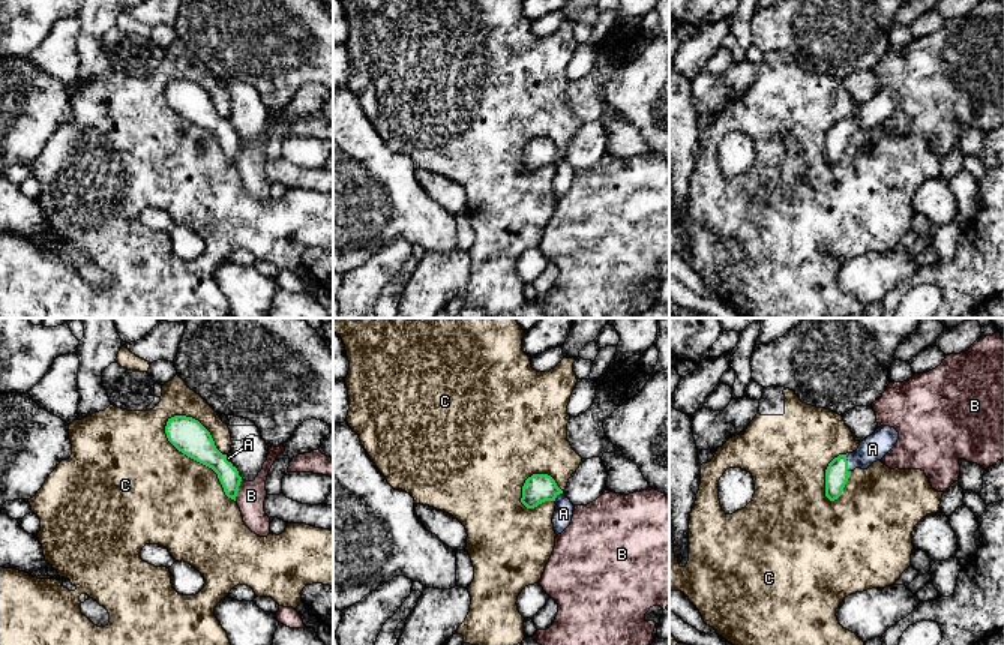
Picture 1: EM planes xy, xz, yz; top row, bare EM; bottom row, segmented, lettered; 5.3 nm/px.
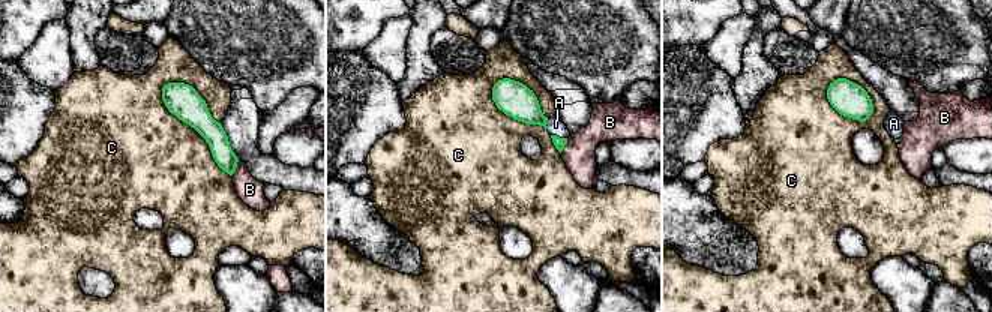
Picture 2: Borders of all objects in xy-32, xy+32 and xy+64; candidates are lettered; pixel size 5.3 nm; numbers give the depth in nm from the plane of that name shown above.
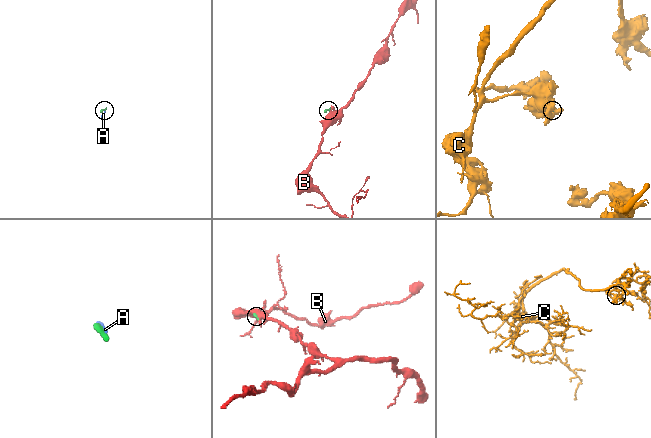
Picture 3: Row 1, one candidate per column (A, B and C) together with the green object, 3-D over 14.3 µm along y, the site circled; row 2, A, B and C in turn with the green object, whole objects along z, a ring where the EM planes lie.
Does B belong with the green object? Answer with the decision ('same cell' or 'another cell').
another cell

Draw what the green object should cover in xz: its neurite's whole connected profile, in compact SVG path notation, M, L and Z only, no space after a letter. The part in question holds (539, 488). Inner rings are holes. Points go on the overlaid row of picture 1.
M533 474L522 486L521 502L527 508L534 508L545 501L554 501L555 512L552 518L555 534L561 534L572 522L575 506L566 494L557 486L555 480L548 474Z

